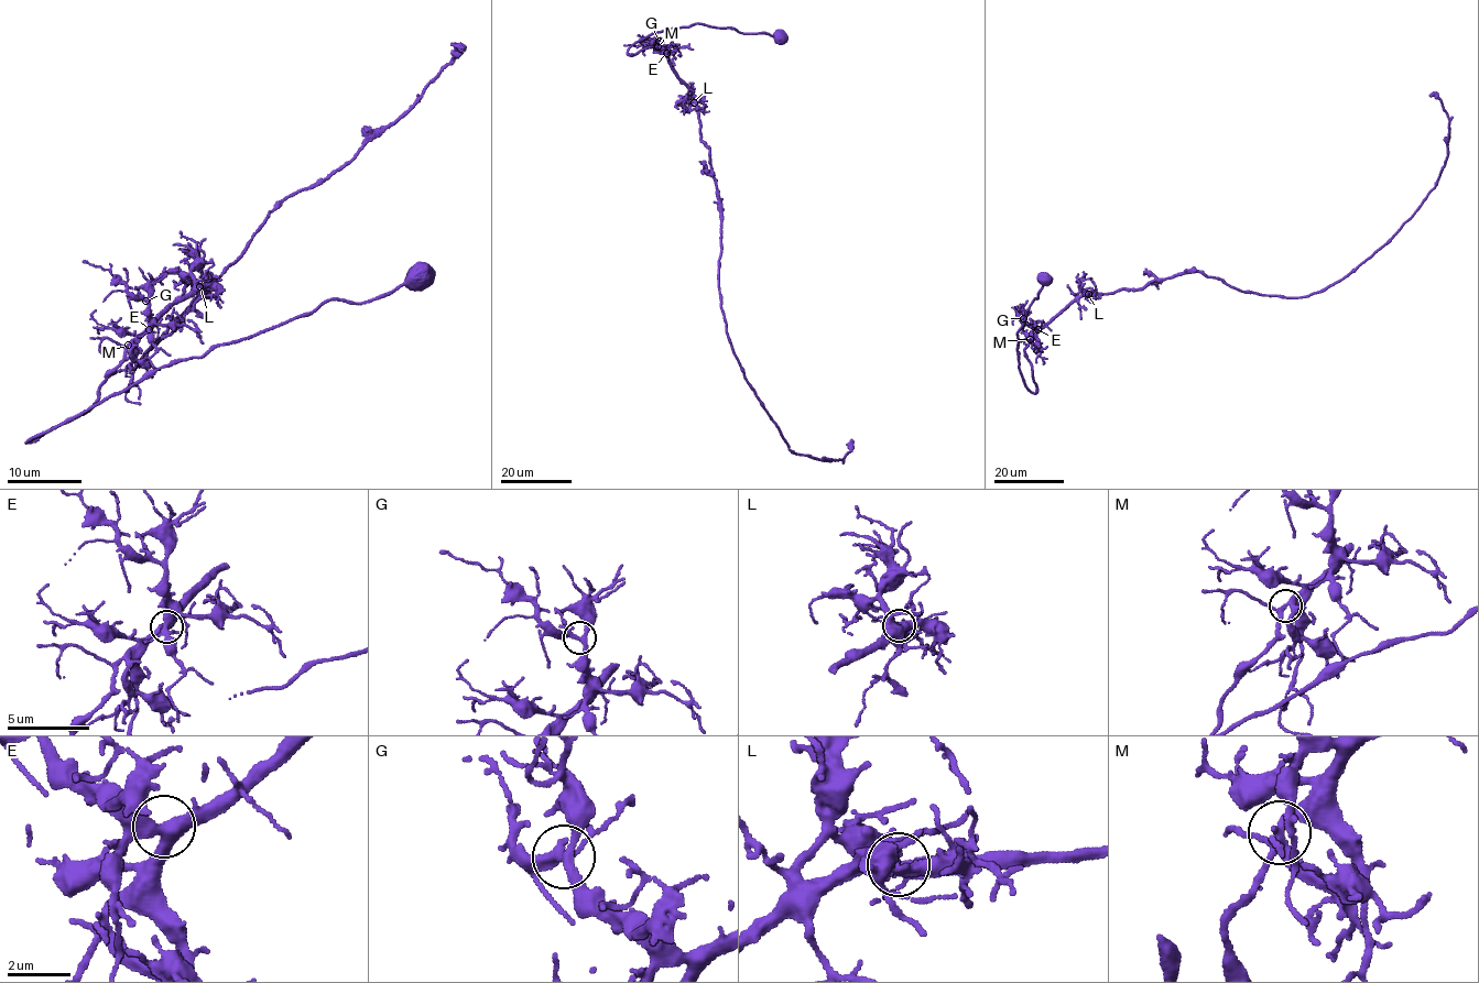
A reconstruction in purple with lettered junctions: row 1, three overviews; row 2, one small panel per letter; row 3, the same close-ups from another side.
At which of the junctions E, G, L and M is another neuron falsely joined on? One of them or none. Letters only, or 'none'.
none

